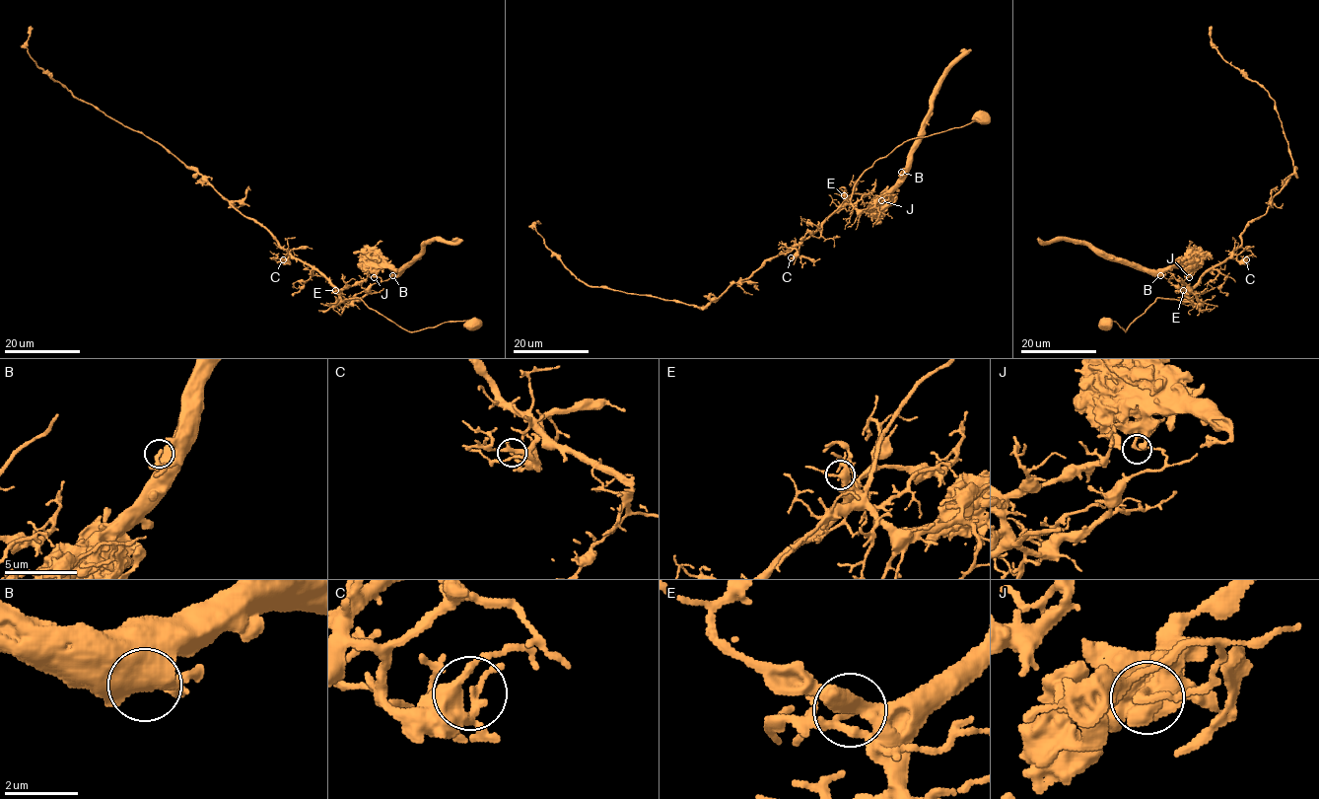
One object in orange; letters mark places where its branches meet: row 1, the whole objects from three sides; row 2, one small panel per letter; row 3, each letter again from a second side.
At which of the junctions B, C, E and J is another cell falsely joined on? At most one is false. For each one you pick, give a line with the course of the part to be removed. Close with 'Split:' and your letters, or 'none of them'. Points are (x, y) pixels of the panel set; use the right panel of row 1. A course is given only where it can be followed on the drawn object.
J: foreign part runs (1189, 277), (1199, 303), (1189, 290), (1241, 245), (1294, 169), (1275, 102), (1222, 57), (1211, 26)
Split: J

